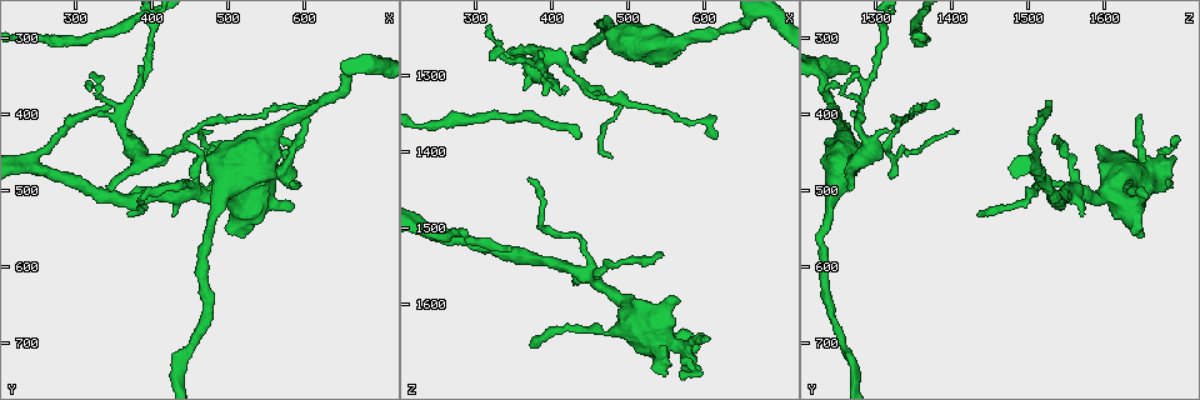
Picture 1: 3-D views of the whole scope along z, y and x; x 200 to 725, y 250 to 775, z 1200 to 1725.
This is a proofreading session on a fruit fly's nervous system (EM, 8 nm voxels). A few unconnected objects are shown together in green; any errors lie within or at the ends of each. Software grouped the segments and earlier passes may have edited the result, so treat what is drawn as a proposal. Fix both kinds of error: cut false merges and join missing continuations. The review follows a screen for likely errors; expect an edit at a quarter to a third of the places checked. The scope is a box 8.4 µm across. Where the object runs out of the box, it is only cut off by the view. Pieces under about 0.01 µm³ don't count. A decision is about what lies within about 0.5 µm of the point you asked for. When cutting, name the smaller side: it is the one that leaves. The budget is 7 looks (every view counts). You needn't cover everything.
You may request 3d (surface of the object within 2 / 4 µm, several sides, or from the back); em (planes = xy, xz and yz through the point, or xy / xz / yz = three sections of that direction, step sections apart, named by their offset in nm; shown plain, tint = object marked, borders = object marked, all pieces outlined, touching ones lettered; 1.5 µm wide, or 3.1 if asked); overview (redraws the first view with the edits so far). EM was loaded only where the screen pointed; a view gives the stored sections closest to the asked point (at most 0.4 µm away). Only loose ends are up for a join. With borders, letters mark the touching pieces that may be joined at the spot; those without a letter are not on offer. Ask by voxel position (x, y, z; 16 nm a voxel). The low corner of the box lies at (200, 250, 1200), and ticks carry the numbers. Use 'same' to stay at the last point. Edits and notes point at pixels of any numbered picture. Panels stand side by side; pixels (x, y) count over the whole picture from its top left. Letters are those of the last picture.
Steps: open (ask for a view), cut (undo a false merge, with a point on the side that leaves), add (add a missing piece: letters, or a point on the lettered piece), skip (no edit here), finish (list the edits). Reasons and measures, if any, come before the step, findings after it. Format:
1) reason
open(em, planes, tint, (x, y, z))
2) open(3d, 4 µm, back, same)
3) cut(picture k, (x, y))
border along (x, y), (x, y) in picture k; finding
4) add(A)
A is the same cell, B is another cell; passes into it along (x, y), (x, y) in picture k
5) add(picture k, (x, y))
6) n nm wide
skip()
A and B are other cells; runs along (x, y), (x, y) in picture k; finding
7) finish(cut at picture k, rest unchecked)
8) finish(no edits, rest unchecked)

branch stops here
open(3d, 4 µm, (590, 495, 1680))

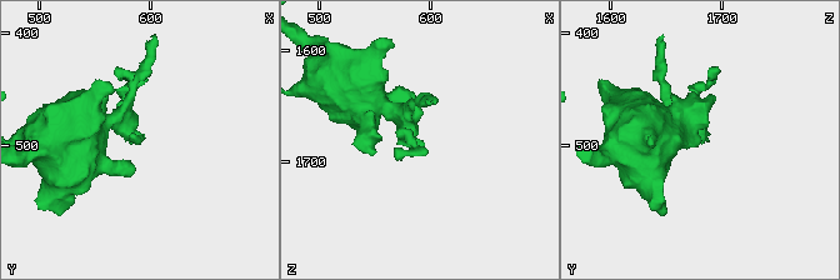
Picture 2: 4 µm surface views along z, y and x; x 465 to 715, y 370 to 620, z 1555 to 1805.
shape alone is not enough
open(em, planes, tint, (594, 494, 1684))

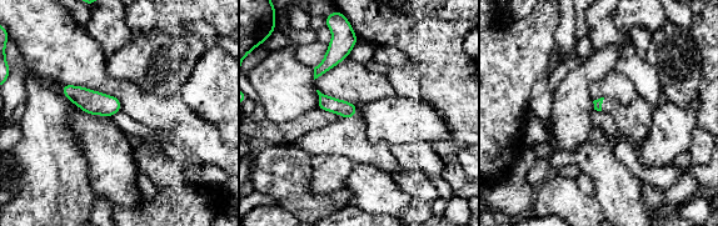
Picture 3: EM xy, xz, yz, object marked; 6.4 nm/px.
open(em, planes, borders, same)

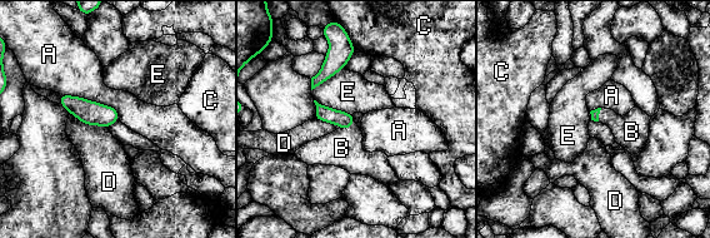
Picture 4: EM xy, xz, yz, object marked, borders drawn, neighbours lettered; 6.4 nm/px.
A touches over 300 nm
add(B)
B is the same cell, A, C, D and E are other cells; the neuron continues

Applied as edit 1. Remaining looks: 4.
redraw
open(overview)

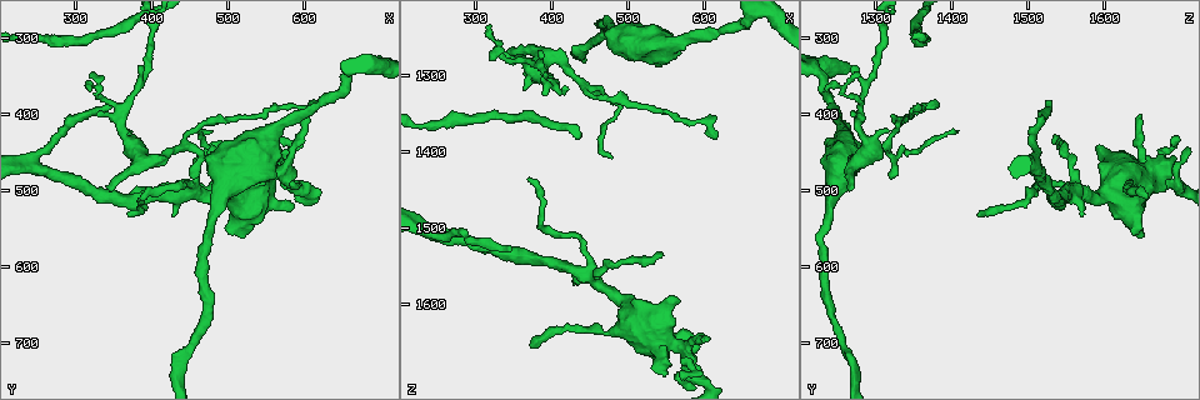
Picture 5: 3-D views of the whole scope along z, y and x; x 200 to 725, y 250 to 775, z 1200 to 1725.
open(3d, 2 µm, (380, 340, 1265))

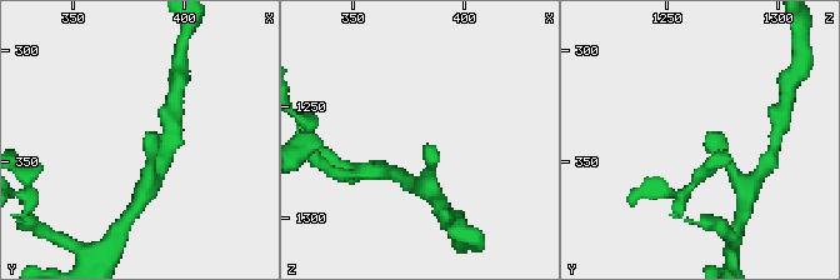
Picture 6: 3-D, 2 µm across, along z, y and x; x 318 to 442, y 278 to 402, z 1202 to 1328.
need the tissue
open(em, planes, tint, (382, 339, 1268))

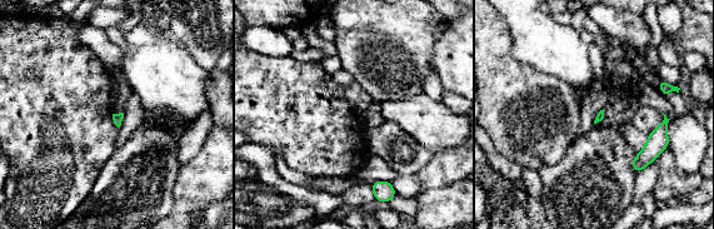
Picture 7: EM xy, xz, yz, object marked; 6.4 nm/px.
see the neighbours
open(em, planes, borders, same)

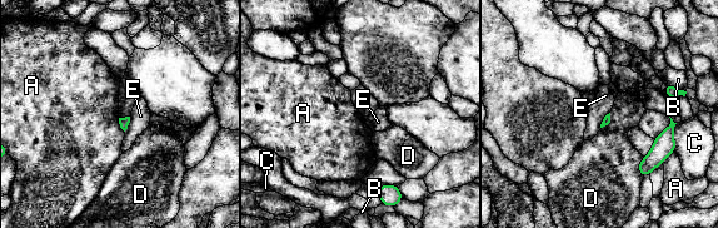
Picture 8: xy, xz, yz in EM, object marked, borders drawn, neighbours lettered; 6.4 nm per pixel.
C touches over 170 nm
skip()
A, B, C, D and E are other cells; border along (674, 150), (662, 162) in picture 8; no lettered piece goes on from it

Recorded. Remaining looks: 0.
finish(add at picture 4, rest unchecked)

